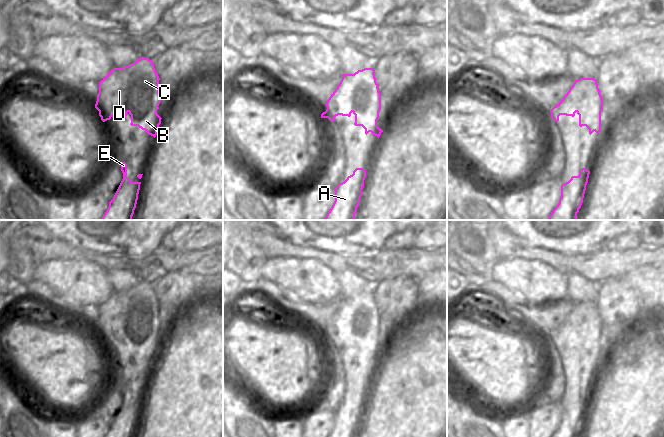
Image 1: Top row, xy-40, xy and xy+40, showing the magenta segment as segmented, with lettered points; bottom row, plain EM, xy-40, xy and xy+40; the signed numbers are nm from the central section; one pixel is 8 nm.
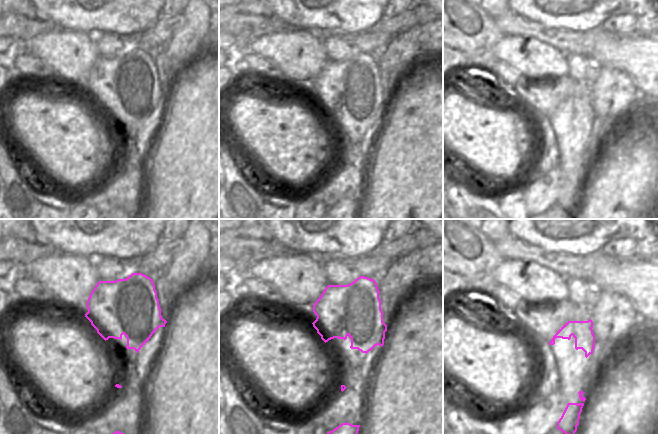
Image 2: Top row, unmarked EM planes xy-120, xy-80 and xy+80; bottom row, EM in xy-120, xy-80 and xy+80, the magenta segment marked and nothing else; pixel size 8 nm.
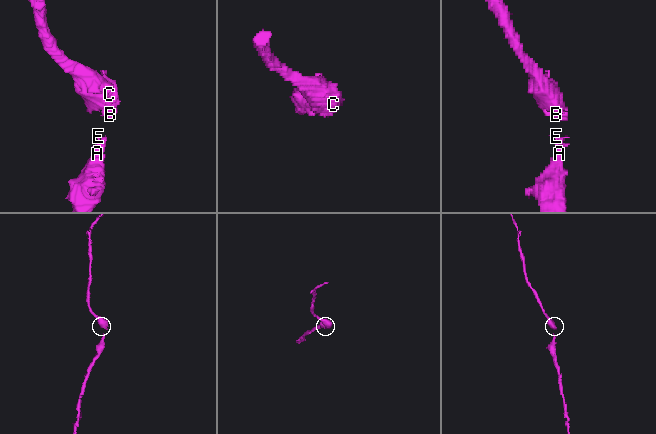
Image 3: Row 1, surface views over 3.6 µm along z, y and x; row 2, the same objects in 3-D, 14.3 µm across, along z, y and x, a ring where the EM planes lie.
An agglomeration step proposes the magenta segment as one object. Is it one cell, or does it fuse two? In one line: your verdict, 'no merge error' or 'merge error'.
no merge error

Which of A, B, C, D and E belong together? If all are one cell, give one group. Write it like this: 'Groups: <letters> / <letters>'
Groups: A B C D E.

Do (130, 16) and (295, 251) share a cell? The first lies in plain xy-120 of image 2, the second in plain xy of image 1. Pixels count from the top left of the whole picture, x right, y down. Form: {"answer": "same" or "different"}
{"answer": "different"}

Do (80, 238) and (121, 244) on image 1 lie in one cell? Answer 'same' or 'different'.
same

